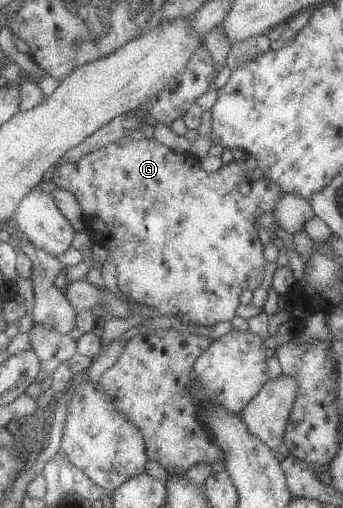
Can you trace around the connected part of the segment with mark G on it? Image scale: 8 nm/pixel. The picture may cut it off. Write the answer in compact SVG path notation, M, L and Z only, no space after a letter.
M126 137L74 163L56 165L51 172L51 181L75 197L81 214L87 216L83 217L87 229L93 229L93 225L105 229L105 233L101 231L105 243L99 245L107 250L107 259L115 265L119 292L141 307L157 309L159 317L177 315L197 327L229 322L240 305L241 291L261 287L266 262L262 255L264 246L253 223L259 214L273 211L277 199L287 193L262 177L250 182L247 196L241 195L237 185L241 179L250 181L246 161L233 160L215 173L205 173L199 159L189 152L173 152L154 138L133 141Z

